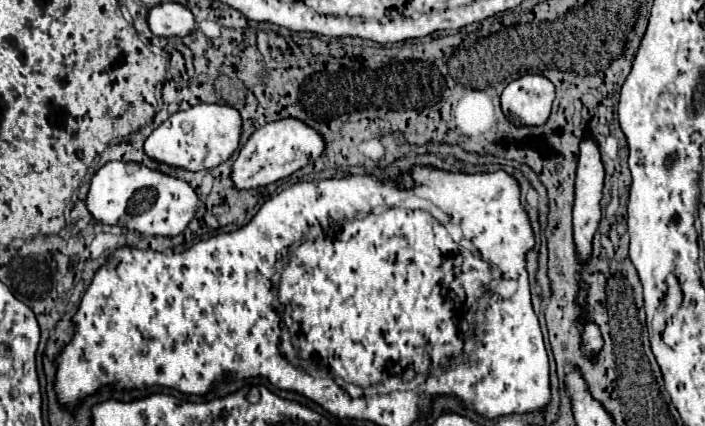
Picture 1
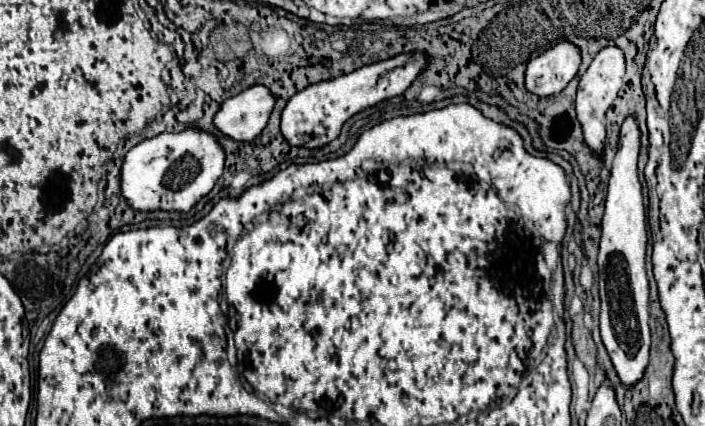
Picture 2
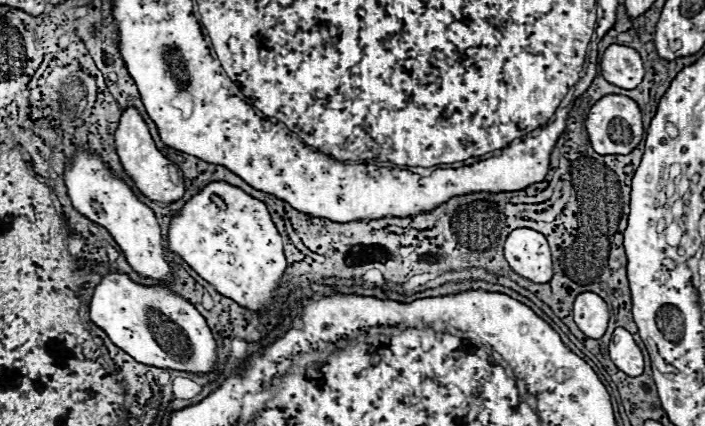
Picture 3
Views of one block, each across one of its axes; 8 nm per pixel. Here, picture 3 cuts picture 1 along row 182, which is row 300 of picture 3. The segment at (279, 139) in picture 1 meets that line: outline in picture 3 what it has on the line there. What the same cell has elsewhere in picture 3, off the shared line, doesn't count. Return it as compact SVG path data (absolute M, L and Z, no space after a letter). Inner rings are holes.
M224 182L206 184L180 208L180 212L176 212L170 220L168 250L178 254L222 296L232 298L254 312L260 312L272 302L274 290L278 288L280 276L286 268L282 238L266 204ZM214 196L222 200L222 206L214 202Z

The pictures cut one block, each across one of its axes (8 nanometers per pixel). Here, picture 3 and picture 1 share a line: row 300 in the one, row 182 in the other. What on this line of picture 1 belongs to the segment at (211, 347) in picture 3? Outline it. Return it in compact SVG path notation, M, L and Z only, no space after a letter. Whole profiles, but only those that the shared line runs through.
M114 160L100 166L92 176L86 206L102 224L116 224L150 236L176 236L192 222L198 194L186 180L150 170L138 162Z

